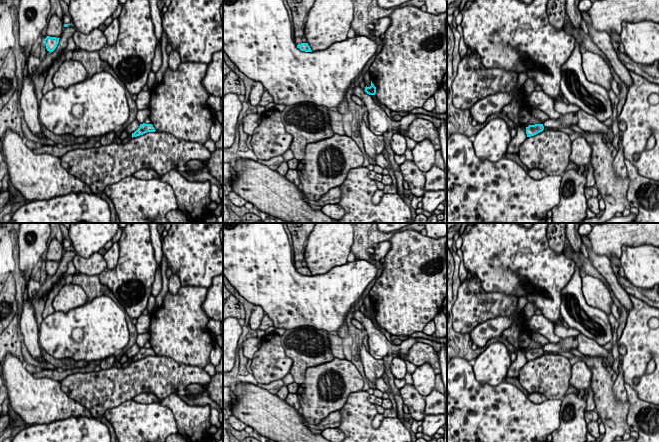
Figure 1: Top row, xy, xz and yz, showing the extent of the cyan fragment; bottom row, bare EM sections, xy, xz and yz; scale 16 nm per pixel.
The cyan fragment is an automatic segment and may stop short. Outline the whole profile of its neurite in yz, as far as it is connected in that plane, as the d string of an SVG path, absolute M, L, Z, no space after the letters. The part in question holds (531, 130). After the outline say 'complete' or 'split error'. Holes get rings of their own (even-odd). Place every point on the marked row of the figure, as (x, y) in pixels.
M535 124L535 125L529 125L526 127L526 134L527 137L534 136L544 130L543 124Z | complete

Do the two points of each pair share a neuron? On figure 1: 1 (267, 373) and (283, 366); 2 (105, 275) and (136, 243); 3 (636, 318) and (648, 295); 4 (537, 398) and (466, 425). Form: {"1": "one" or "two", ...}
{"1": "one", "2": "one", "3": "two", "4": "two"}

